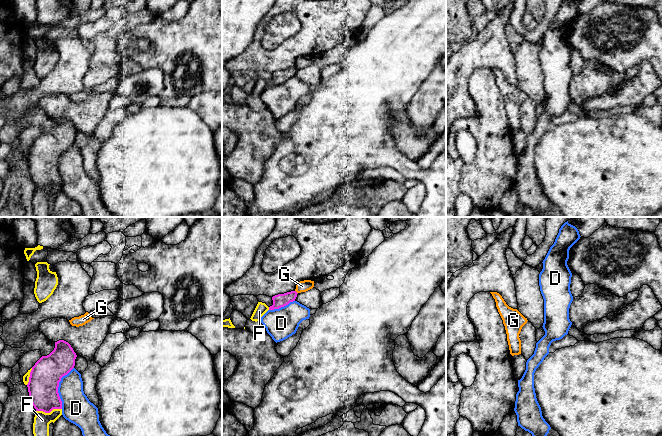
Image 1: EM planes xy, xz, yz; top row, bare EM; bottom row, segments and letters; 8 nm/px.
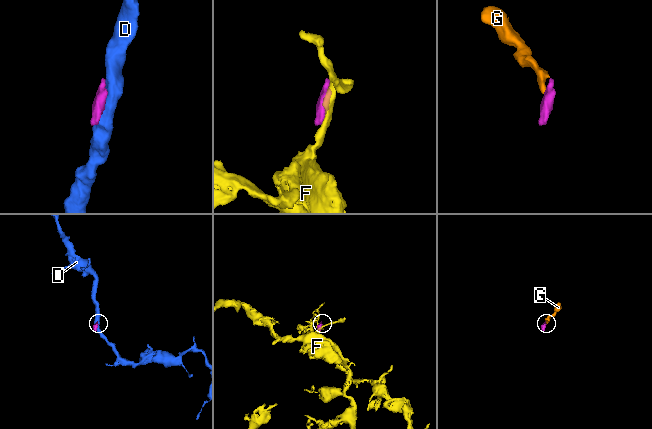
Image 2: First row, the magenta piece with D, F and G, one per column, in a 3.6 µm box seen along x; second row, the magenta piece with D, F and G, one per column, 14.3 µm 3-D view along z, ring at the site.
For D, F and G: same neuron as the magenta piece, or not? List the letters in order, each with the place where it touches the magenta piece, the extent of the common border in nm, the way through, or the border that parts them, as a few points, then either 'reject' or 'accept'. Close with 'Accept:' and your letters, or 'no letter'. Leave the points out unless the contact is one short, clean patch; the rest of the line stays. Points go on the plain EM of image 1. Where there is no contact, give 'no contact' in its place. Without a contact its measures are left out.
D: xy (58, 162) | 340 nm | reject
F: xy (48, 188) | 200 nm | reject
G: xz (296, 68) | 40 nm | across xz (280, 76), (290, 73), (296, 68), (302, 62) | accept
Accept: G

